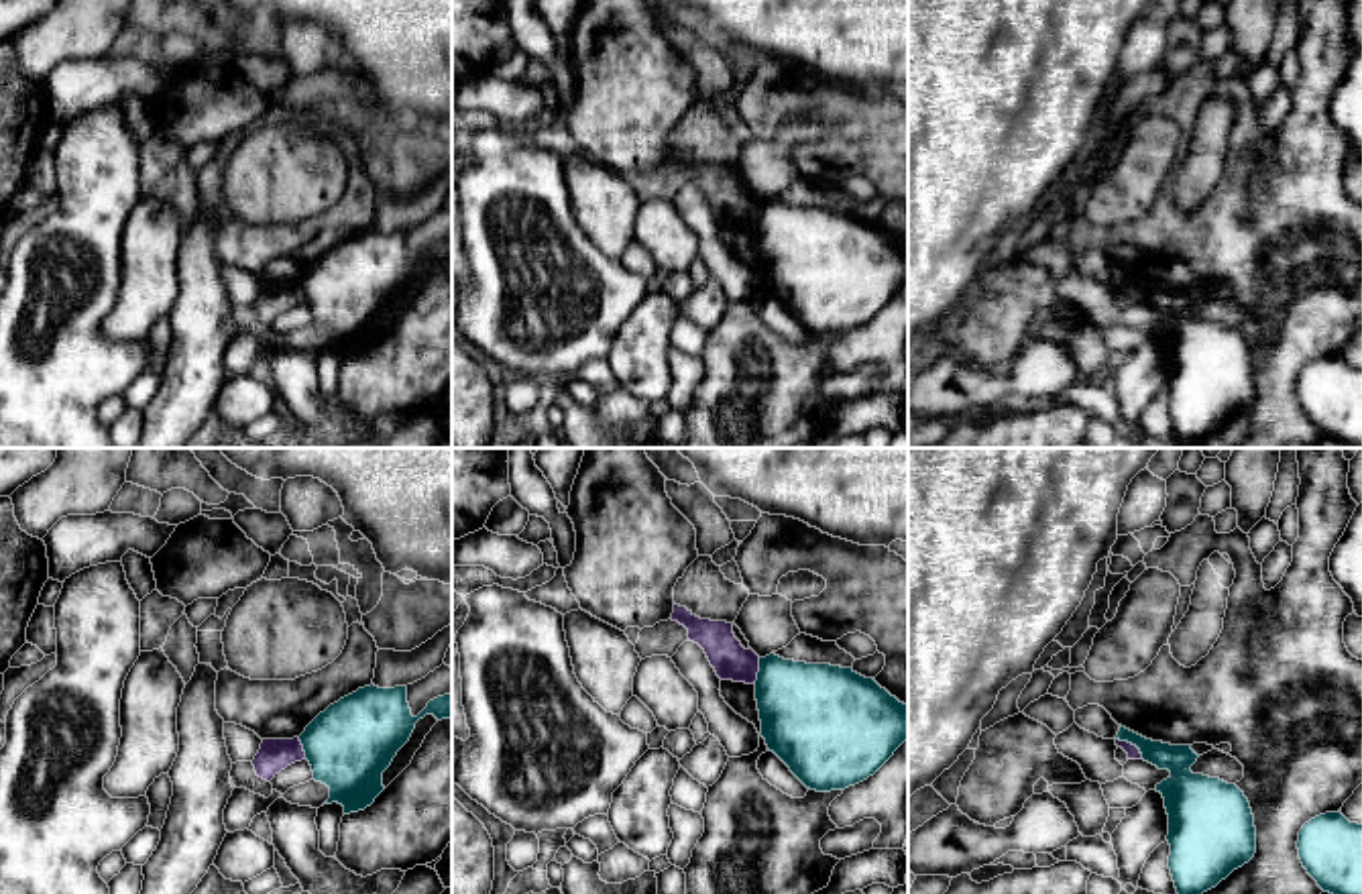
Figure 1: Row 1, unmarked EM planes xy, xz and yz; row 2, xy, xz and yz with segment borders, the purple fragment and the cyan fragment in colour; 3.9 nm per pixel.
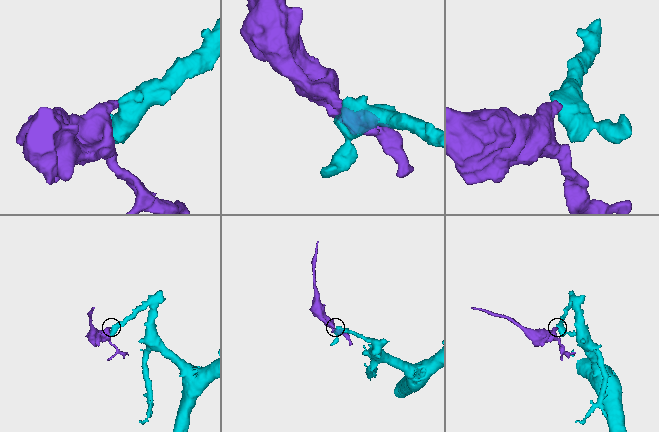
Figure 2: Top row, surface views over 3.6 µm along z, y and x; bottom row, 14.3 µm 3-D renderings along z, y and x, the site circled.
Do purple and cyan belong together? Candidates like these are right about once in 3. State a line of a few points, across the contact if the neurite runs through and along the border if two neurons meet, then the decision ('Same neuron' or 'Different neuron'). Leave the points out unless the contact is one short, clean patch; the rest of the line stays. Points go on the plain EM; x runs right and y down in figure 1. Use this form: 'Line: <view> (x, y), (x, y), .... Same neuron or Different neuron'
Line: yz (1116, 282), (1132, 288), (1143, 302). Different neuron

